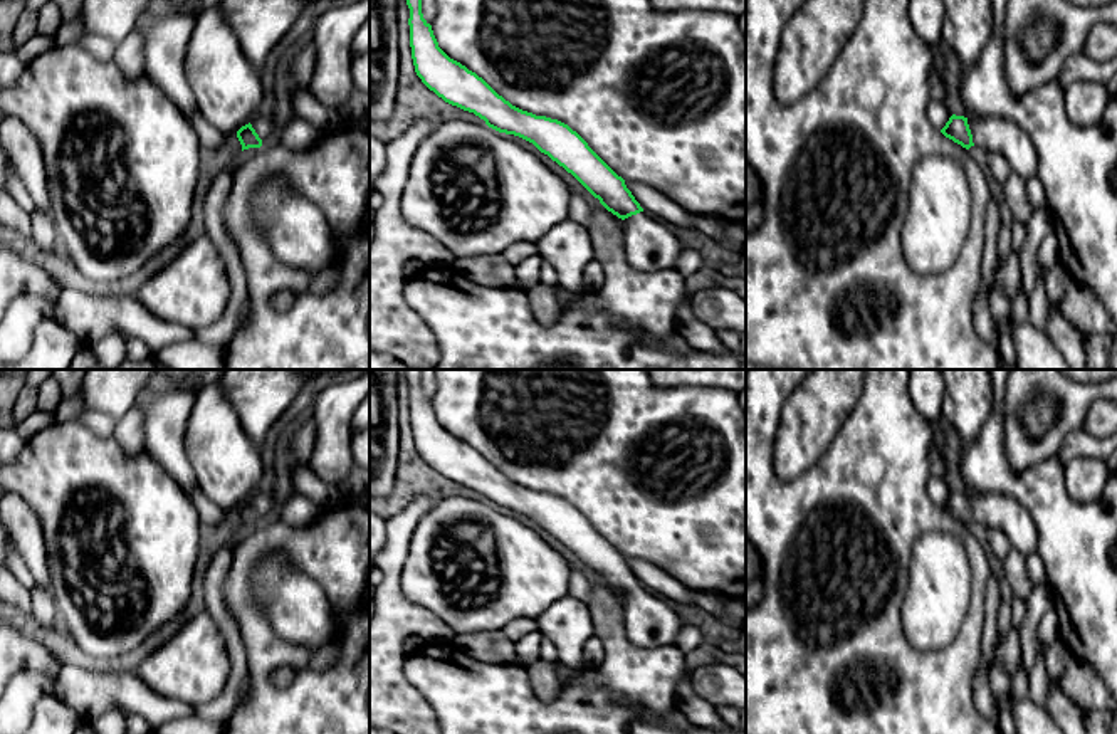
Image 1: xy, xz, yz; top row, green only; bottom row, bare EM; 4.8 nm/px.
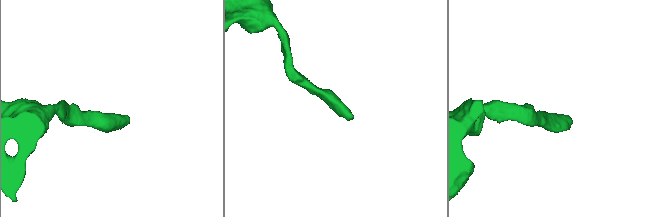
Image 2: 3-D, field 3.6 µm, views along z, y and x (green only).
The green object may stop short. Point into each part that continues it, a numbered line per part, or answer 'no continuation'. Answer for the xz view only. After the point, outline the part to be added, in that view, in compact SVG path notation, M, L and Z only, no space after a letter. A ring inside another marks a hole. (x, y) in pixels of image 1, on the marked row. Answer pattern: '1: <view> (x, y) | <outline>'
1: xz (650, 246) | M640 212L623 220L625 255L638 272L674 269L684 247L669 223Z

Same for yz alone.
1: yz (1006, 138) | M968 118L974 146L999 153L1025 181L1038 173L1038 153L1028 134L1015 123L996 118Z

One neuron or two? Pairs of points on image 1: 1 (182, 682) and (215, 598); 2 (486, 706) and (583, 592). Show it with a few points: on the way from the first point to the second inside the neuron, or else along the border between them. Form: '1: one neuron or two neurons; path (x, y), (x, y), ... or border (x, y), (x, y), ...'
1: two neurons; border (205, 612), (215, 623), (227, 652)
2: two neurons; border (592, 585), (592, 595), (587, 603)

